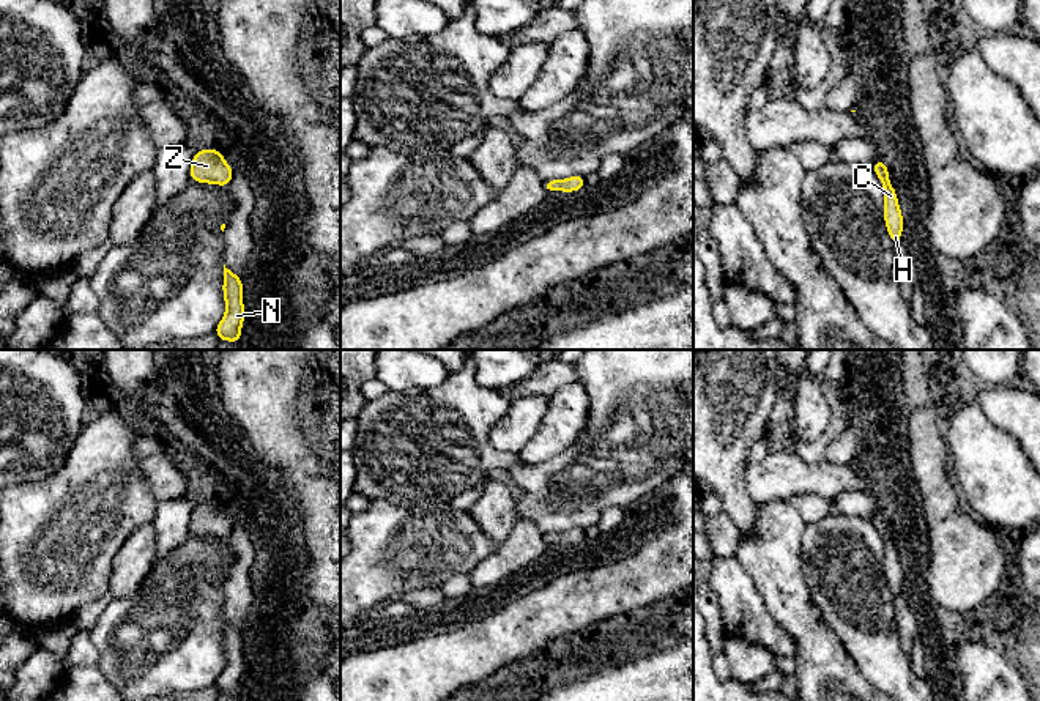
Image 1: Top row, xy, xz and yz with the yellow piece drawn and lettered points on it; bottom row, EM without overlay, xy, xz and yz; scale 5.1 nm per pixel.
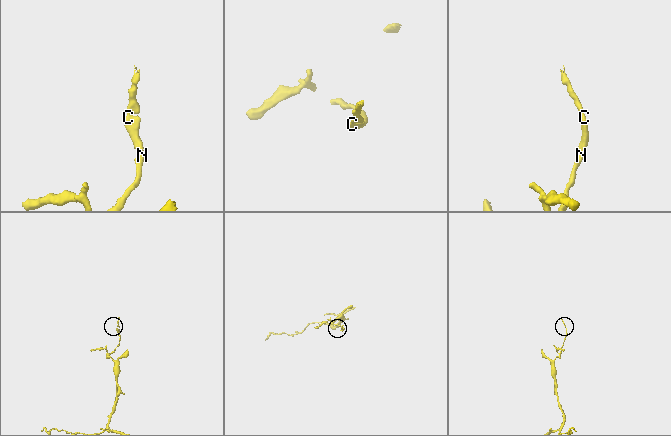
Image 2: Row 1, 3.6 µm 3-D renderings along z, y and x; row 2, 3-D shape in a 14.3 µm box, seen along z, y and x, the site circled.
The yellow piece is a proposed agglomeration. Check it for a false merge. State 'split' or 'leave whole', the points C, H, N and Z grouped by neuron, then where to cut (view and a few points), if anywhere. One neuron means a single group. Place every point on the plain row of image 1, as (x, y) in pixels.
leave whole; C H N Z; no cut

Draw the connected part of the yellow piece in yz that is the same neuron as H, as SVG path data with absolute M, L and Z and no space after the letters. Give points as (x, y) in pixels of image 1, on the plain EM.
M879 510L875 515L873 525L882 534L882 540L884 540L884 573L886 573L890 592L893 594L893 597L897 597L903 591L903 588L901 588L903 569L901 569L901 564L900 564L900 559L898 559L898 550L895 547L895 542L893 542L892 536L889 534L889 523L887 523L882 510Z

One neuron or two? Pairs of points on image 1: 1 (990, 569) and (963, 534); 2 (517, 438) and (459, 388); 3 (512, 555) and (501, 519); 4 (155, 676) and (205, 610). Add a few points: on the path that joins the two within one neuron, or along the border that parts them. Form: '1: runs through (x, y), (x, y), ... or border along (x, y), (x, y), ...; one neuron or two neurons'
1: runs through (982, 561), (963, 542); one neuron
2: border along (511, 402), (494, 424), (490, 441), (514, 454); two neurons
3: border along (519, 519), (500, 545); two neurons
4: runs through (170, 660), (188, 643), (194, 626); one neuron

